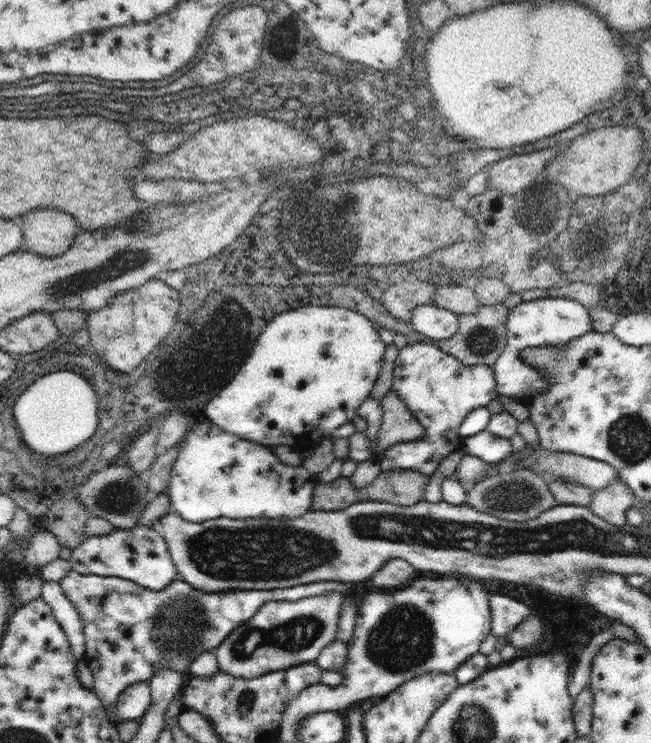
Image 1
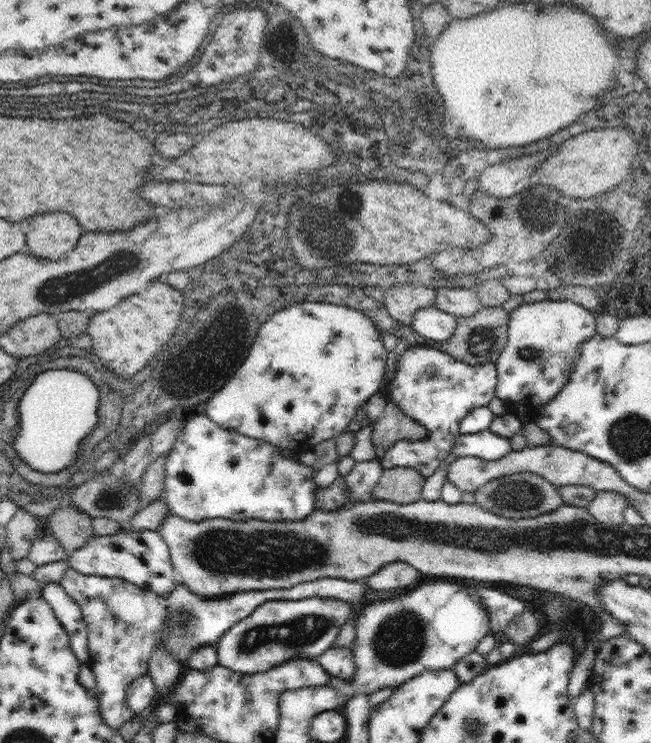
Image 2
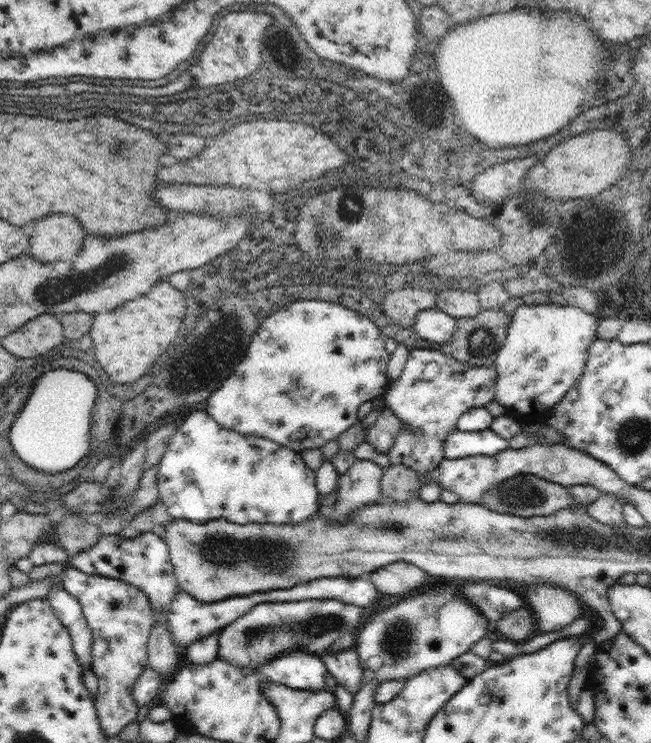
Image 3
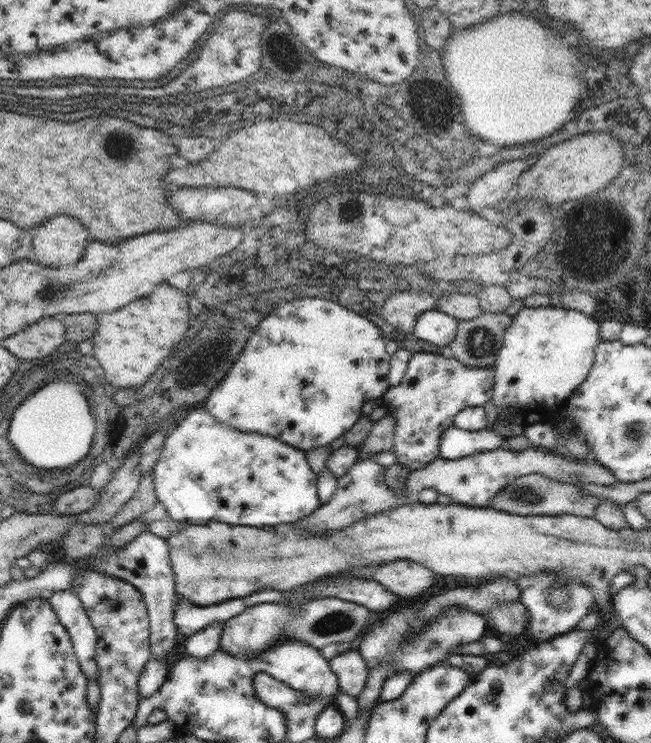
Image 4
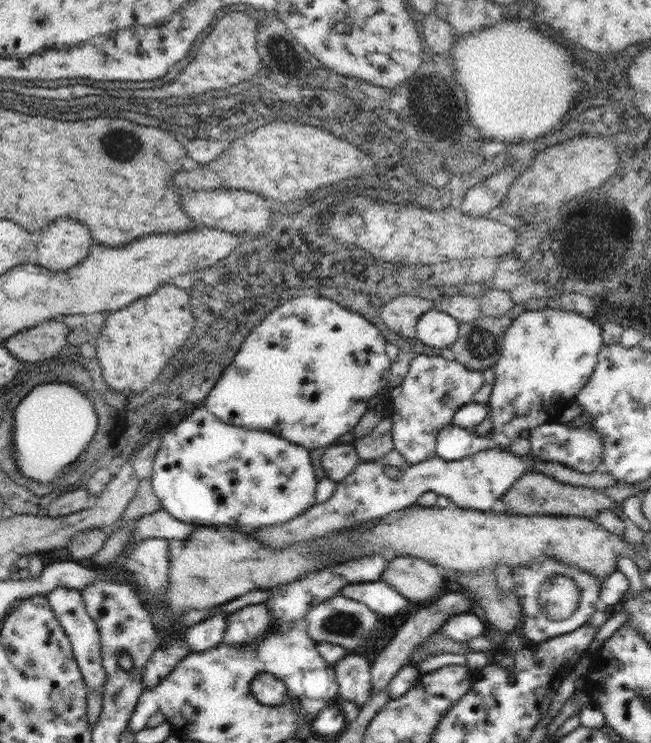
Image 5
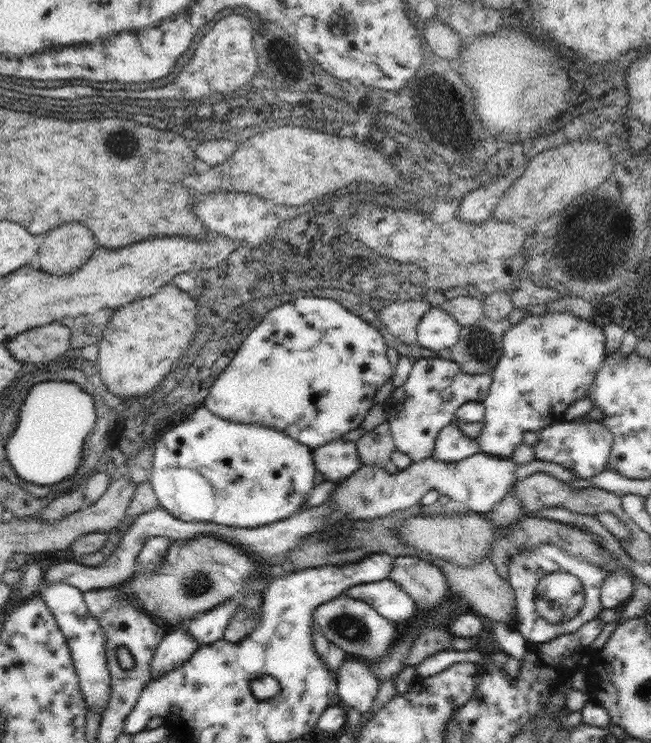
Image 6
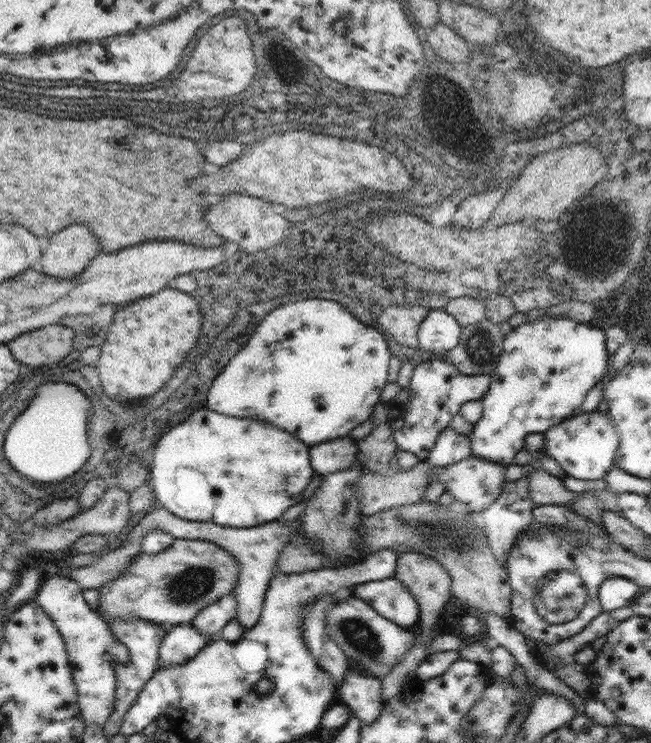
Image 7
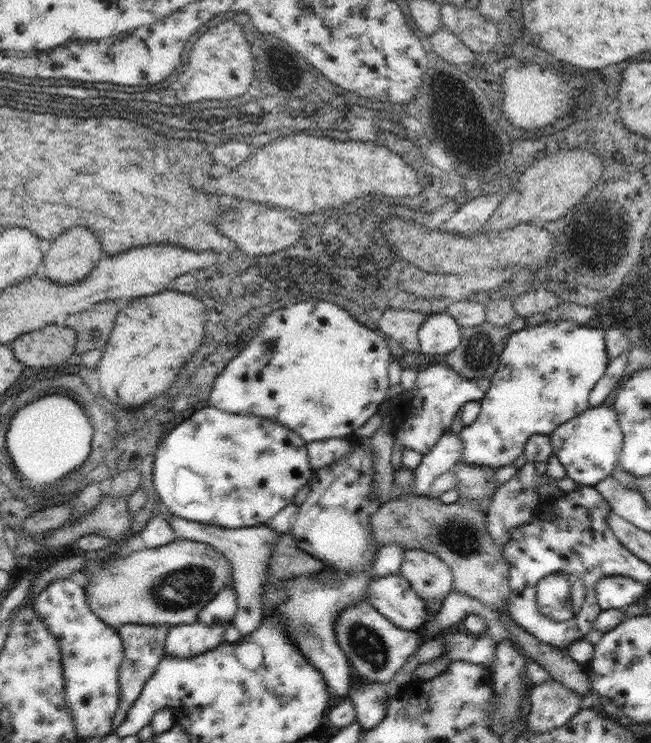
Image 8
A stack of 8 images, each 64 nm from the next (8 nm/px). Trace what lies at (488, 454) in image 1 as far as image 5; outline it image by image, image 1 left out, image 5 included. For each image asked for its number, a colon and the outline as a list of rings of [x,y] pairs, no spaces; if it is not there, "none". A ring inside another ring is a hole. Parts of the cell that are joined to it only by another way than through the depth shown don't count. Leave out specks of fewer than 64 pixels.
2: [[[489,428],[475,432],[475,434],[461,434],[457,436],[451,454],[455,454],[457,458],[465,458],[465,456],[477,456],[483,460],[499,460],[503,456],[507,456],[511,450],[509,446],[509,438],[497,436],[493,434]]]
3: [[[455,430],[445,440],[445,460],[457,460],[465,456],[495,456],[503,452],[509,440],[497,436],[493,430],[479,432],[461,432]]]
4: [[[451,426],[441,434],[439,442],[439,458],[445,460],[459,460],[477,452],[487,452],[487,450],[497,450],[505,446],[503,436],[499,436],[495,430],[461,430]]]
5: [[[445,426],[437,434],[435,454],[447,462],[473,456],[491,448],[491,436],[477,436],[461,426]]]

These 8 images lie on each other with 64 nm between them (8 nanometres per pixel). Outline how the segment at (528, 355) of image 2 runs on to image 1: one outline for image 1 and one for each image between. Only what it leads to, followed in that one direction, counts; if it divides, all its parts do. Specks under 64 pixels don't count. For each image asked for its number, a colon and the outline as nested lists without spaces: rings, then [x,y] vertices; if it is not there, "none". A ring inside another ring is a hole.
1: [[[541,298],[531,302],[521,302],[507,314],[507,344],[503,352],[497,356],[493,368],[495,374],[495,388],[497,396],[511,396],[517,398],[521,404],[529,404],[529,400],[537,394],[543,394],[549,384],[545,382],[545,376],[541,376],[537,370],[533,370],[525,360],[521,360],[521,354],[525,348],[561,348],[569,342],[577,340],[585,332],[591,332],[591,320],[589,312],[579,306],[573,300],[555,300],[555,298]]]

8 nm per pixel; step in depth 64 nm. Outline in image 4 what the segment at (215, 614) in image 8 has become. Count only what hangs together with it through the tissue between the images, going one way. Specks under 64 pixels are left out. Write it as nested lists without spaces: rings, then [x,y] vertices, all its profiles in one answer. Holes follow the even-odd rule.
[[[215,622],[215,624],[207,626],[205,630],[185,636],[181,650],[183,650],[183,654],[187,654],[193,660],[205,660],[219,650],[221,634],[223,634],[223,624]]]

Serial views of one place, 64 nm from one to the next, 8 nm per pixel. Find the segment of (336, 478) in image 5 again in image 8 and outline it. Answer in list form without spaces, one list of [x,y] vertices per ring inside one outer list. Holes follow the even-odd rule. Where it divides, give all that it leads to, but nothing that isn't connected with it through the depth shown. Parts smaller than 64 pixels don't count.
[[[335,438],[335,440],[317,440],[307,444],[309,454],[309,466],[315,468],[327,468],[335,464],[337,460],[343,460],[351,454],[351,442],[349,438]]]

